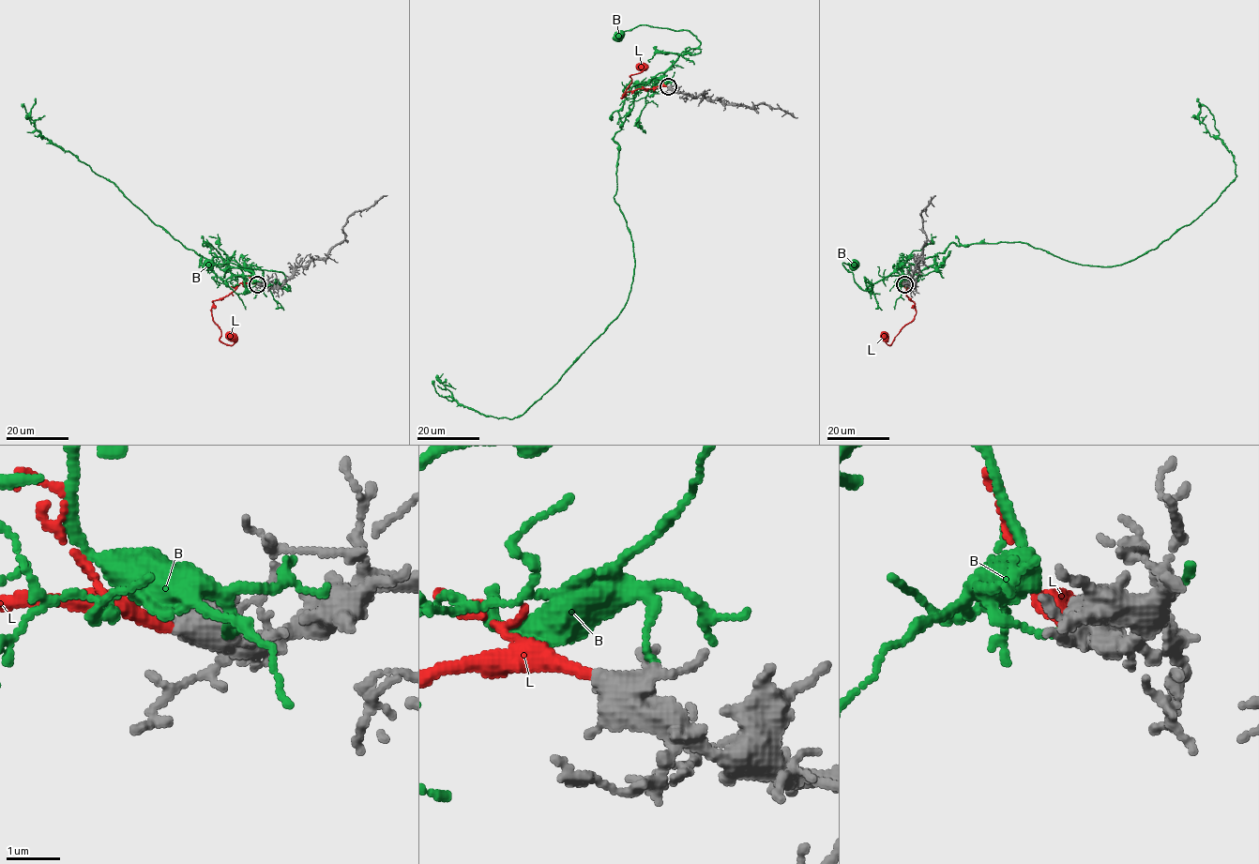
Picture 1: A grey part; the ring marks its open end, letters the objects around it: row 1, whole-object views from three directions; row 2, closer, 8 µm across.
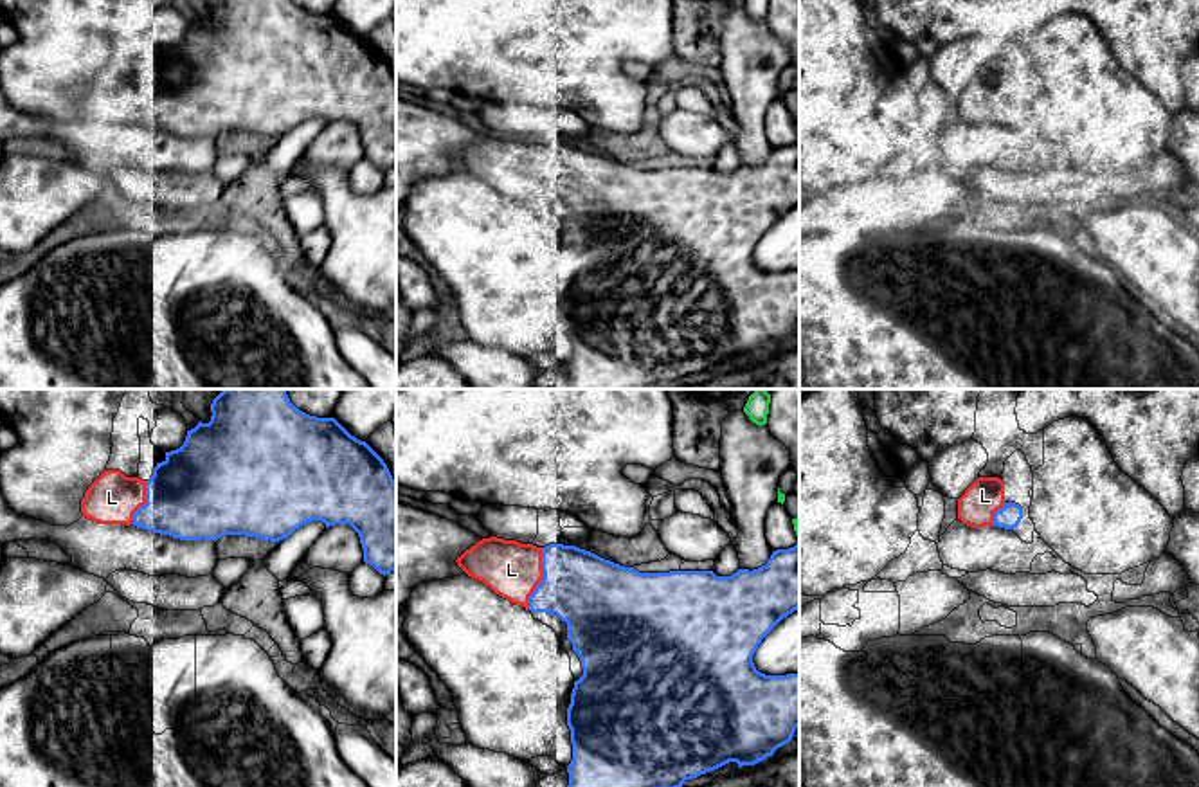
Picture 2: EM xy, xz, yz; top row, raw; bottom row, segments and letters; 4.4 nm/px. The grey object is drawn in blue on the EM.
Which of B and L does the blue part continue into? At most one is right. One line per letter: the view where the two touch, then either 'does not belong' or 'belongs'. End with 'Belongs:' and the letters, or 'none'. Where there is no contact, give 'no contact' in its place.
B: no contact | does not belong
L: xz | belongs
Belongs: L

